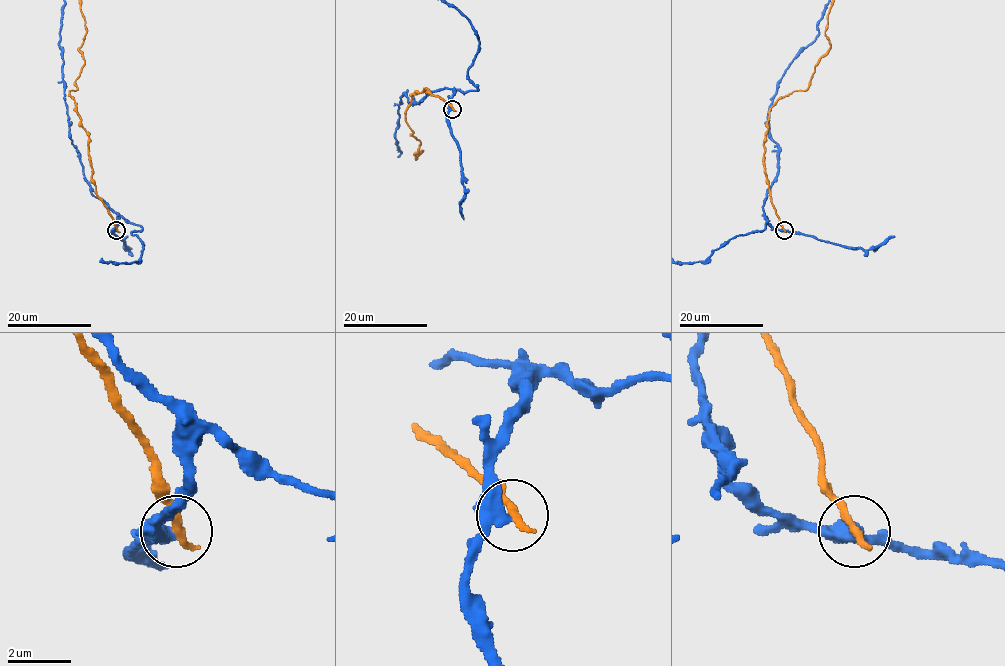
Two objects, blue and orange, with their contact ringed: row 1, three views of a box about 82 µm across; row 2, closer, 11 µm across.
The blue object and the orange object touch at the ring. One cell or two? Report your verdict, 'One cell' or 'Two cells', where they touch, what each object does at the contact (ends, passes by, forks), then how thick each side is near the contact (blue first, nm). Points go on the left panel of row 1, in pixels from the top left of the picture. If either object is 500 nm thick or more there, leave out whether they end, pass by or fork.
Two cells. Place: (116, 230). At the ring blue passes by. At the ring orange ends. Thickness 420 nm (blue) against 320 nm

